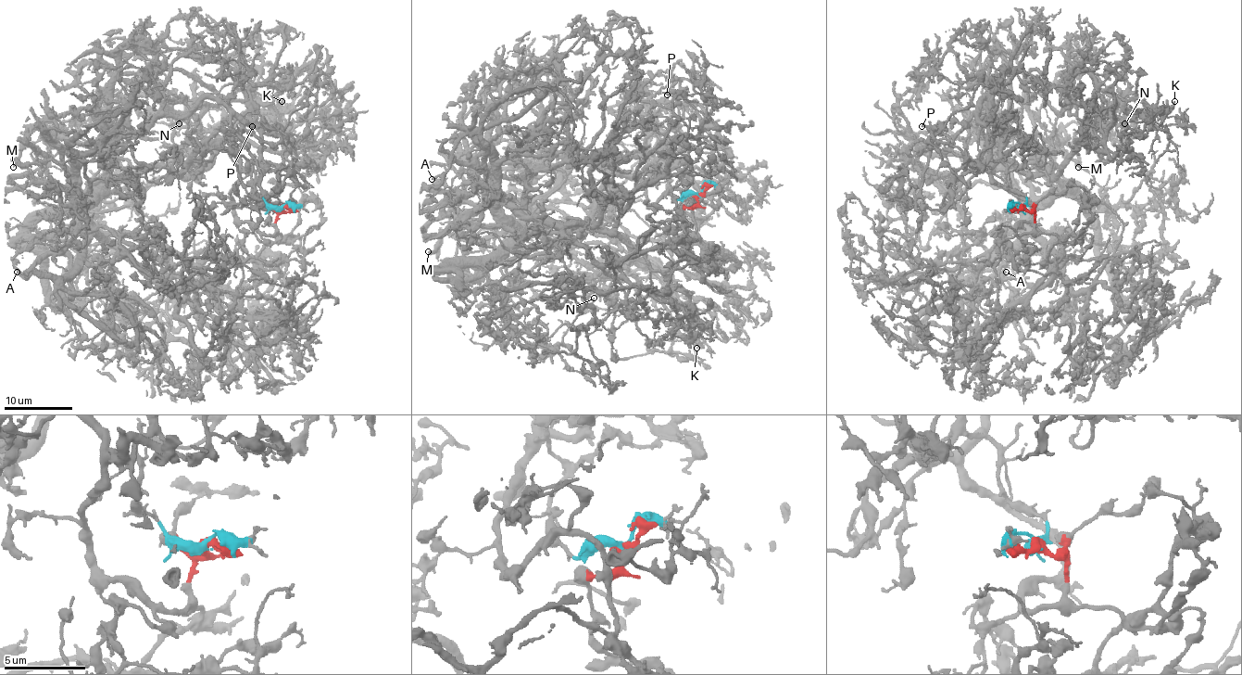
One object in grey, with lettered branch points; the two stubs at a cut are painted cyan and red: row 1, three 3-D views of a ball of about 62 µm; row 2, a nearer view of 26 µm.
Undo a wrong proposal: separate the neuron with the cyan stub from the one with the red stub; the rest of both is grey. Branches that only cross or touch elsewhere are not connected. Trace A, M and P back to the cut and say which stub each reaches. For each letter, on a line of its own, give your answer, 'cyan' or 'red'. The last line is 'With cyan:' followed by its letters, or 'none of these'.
A: red
M: cyan
P: cyan
With cyan: M, P

